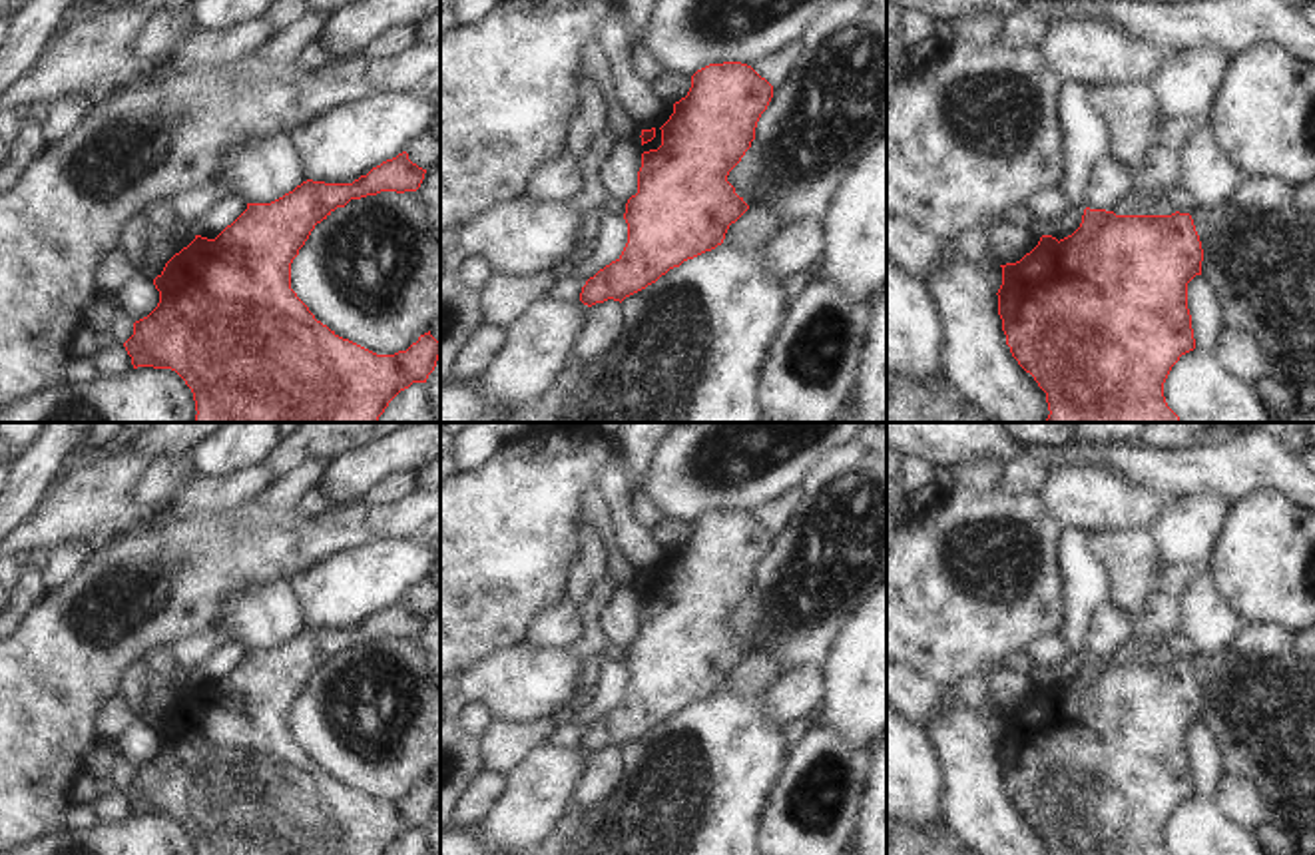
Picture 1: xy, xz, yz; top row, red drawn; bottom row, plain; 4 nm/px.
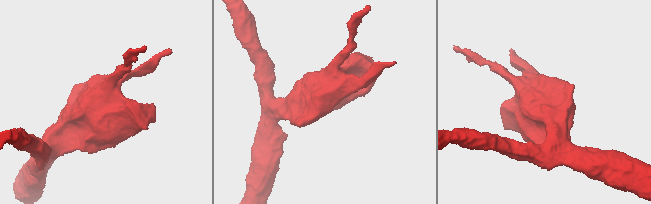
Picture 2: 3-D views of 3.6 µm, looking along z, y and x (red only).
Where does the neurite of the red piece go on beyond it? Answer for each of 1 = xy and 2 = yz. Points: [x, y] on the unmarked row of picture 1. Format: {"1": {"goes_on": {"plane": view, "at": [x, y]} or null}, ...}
{"1": {"goes_on": null}, "2": {"goes_on": null}}

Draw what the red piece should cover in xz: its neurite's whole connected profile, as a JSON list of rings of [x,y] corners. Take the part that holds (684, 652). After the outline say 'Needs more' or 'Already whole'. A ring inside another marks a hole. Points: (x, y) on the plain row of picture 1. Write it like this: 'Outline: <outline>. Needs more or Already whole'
Outline: [[[741,508],[709,510],[691,522],[687,542],[673,550],[673,560],[659,574],[661,592],[642,600],[638,640],[624,660],[628,690],[616,708],[586,727],[580,739],[584,751],[622,749],[669,715],[723,690],[729,672],[749,656],[727,622],[751,594],[771,544],[773,532]]]. Already whole.

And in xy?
Outline: [[[402,598],[353,630],[307,626],[271,650],[247,650],[247,656],[215,686],[195,682],[153,725],[159,749],[147,763],[133,769],[133,781],[124,789],[133,815],[175,817],[191,835],[195,855],[387,855],[412,829],[426,829],[440,803],[440,789],[430,777],[420,781],[406,797],[377,801],[317,767],[291,735],[291,710],[317,670],[351,646],[381,638],[416,638],[424,620],[426,616],[412,610],[408,600]]]. Already whole.

